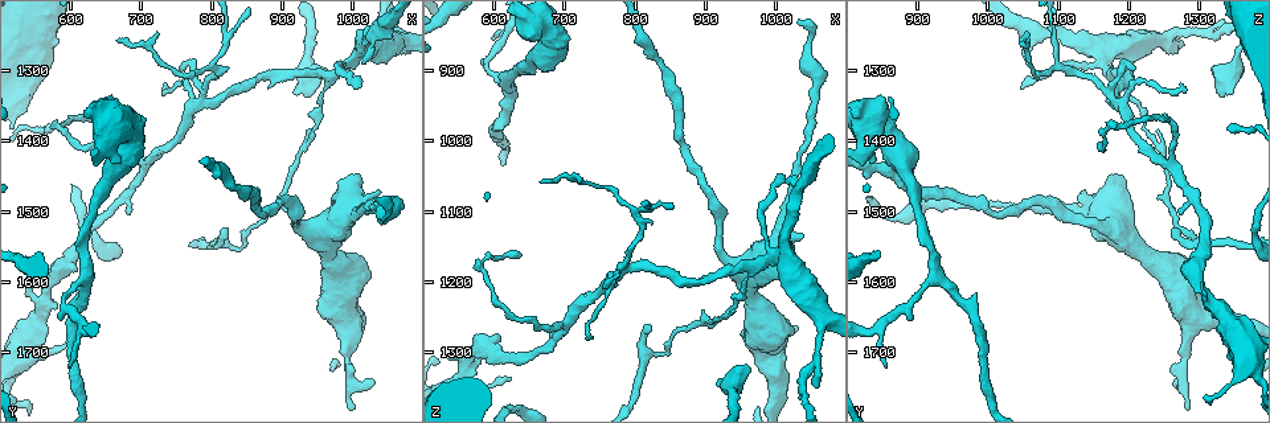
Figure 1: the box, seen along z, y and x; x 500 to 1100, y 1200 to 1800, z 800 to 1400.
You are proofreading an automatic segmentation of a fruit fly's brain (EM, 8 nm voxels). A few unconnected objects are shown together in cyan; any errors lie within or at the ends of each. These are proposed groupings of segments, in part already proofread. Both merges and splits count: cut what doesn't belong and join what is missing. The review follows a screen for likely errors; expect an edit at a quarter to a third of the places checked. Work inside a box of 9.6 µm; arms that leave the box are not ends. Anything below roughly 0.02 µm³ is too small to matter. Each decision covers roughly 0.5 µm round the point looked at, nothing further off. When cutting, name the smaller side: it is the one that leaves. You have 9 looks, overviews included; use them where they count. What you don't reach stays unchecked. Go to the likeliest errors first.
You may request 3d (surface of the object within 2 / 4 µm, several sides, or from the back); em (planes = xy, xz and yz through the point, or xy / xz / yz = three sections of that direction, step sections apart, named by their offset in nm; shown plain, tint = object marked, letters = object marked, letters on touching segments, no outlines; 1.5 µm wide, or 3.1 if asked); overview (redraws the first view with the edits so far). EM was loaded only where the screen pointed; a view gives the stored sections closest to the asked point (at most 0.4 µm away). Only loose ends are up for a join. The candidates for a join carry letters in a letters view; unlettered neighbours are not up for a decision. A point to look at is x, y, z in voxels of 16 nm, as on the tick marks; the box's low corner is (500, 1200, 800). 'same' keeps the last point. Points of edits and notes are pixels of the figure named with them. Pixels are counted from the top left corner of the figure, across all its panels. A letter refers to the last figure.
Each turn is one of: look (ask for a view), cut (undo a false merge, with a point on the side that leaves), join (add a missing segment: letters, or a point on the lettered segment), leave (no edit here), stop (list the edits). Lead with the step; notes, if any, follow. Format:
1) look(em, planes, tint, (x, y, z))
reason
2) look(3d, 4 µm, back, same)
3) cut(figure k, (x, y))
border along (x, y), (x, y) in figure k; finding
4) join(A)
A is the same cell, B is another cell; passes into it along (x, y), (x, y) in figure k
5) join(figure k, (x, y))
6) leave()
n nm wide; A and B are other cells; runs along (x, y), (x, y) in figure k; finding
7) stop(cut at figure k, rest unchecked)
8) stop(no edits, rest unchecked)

look(3d, 2 µm, back, (920, 1335, 1340))
an open end

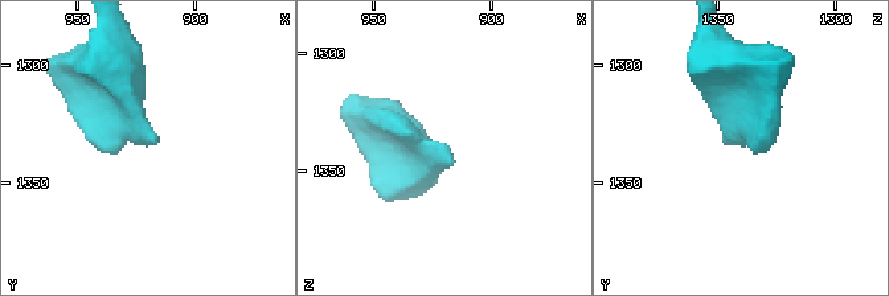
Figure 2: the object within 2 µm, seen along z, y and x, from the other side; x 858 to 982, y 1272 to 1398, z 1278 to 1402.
look(em, xz, step 4, letters, (918, 1333, 1339))
need the tissue

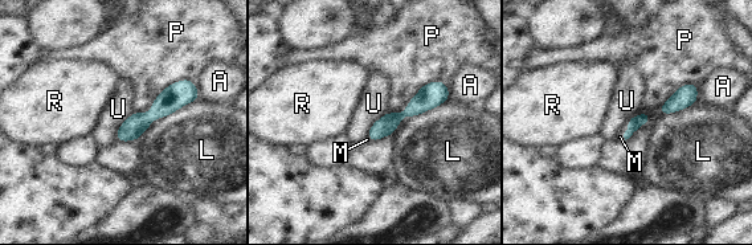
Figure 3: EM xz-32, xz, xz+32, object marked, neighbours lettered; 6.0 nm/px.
join(M)
M is the same cell, A, L, P, R and U are other cells; it goes on there

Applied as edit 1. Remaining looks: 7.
look(3d, 4 µm, back, (1035, 1470, 1135))
stops while still wide

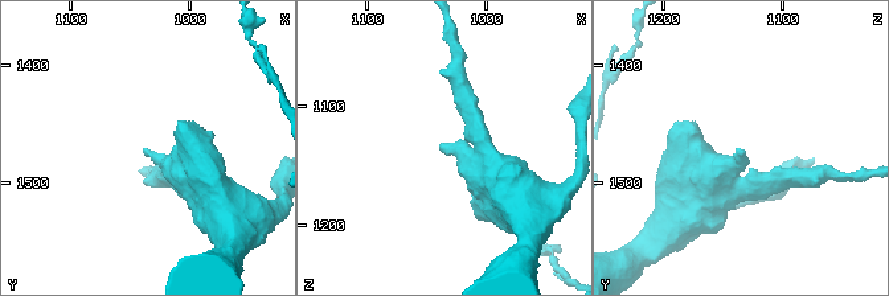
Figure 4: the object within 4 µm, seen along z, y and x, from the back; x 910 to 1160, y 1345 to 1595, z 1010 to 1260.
look(em, xz, step 4, letters, (1038, 1470, 1132))

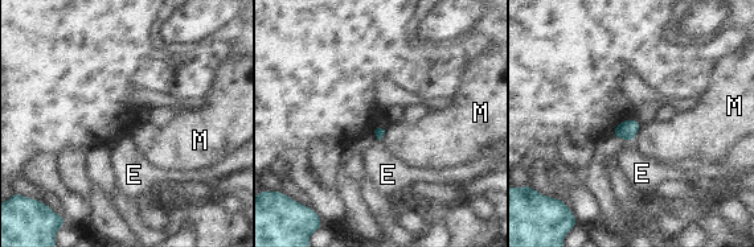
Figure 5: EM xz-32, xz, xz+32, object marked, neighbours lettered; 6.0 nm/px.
leave()
E and M are other cells; no lettered segment goes on from it

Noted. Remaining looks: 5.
look(3d, 4 µm, (785, 1345, 1185))
arms part here

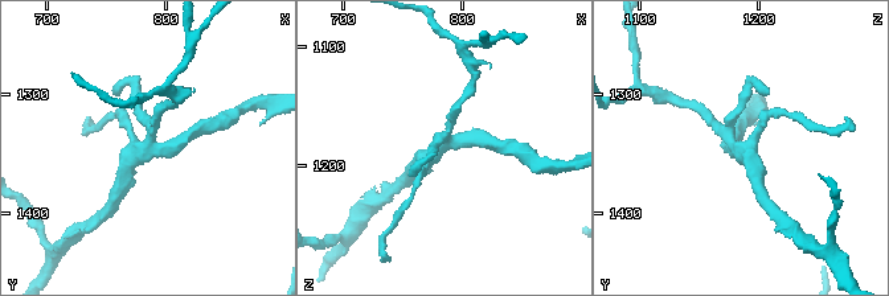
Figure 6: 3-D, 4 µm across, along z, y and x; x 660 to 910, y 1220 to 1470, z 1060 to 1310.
look(em, xy, step 8, tint, (782, 1346, 1182))

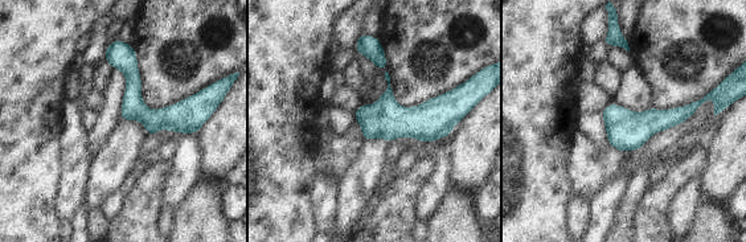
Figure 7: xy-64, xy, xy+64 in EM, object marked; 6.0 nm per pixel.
look(em, xy, step 8, letters, same)

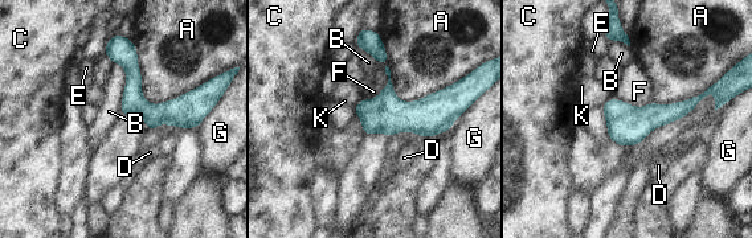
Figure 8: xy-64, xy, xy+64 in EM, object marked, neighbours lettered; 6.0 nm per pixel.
leave()
A, B, C, D, E, F, G and K are other cells; border along (381, 62), (388, 82), (368, 99) in figure 8; continuous, no second neuron

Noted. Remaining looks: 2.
look(em, xy, step 8, tint, (1030, 1490, 1025))
a narrow waist

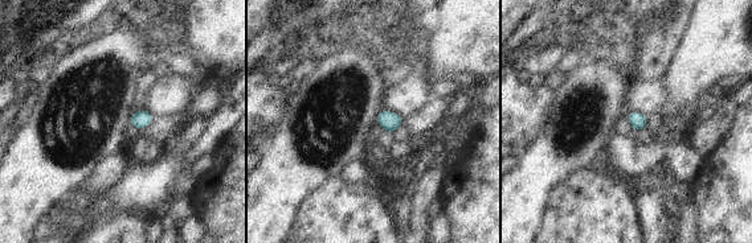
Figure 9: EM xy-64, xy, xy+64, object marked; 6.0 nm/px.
look(em, planes, letters, same)
cut it another way

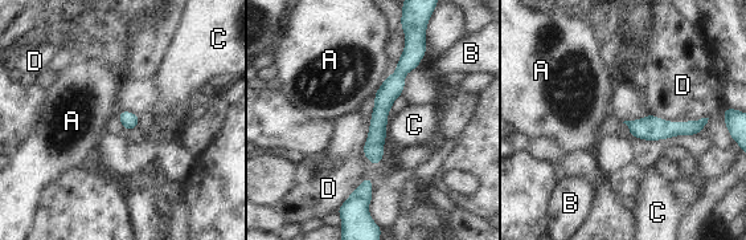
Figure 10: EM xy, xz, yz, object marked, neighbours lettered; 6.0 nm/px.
leave()
D touches over 360 nm; A, B, C and D are other cells; all the same neuron

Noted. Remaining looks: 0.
stop(join at figure 3, rest unchecked)

